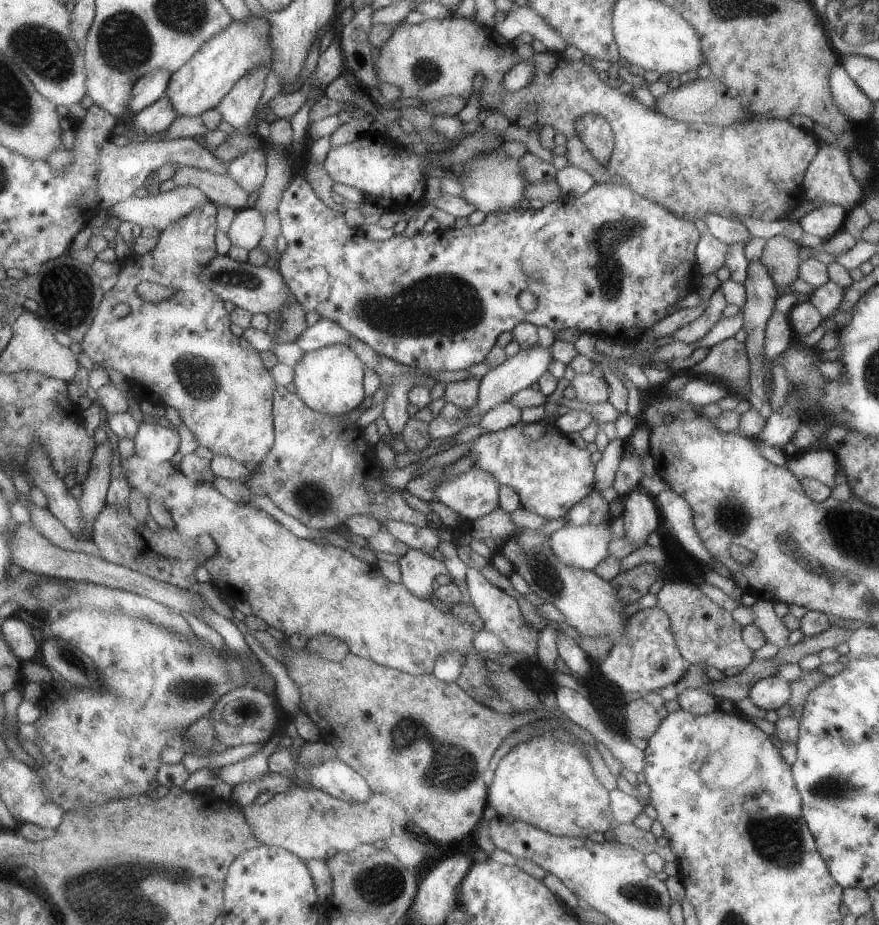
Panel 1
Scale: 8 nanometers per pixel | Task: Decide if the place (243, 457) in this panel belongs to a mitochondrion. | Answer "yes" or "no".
no

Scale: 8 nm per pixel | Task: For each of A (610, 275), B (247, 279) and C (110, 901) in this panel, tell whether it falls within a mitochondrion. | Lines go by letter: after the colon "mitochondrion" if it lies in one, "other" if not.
A: mitochondrion
B: mitochondrion
C: mitochondrion

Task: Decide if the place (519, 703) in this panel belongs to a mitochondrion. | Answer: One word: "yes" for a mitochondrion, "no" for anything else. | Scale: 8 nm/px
no

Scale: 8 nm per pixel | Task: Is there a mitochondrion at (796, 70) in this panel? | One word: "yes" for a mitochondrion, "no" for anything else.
no

